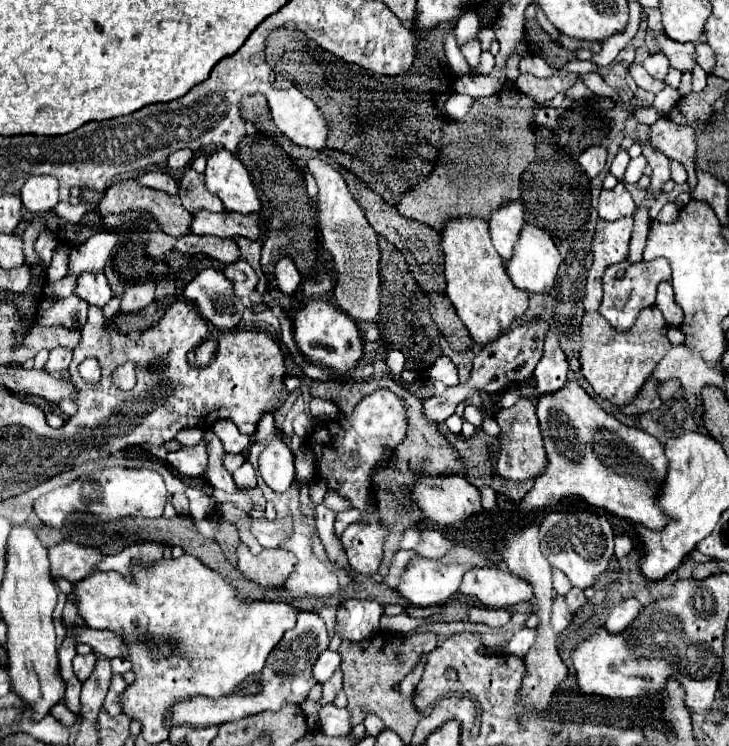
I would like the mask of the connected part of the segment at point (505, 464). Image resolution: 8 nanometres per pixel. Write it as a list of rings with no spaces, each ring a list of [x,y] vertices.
[[[520,398],[512,408],[500,410],[496,414],[496,422],[502,428],[502,436],[500,436],[502,452],[498,458],[498,474],[512,482],[524,482],[528,478],[538,478],[540,474],[544,474],[548,466],[548,458],[544,452],[544,440],[540,434],[534,404],[528,398]]]

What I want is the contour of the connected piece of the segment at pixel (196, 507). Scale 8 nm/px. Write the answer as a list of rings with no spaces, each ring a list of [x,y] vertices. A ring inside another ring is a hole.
[[[188,488],[186,490],[186,496],[190,500],[190,516],[194,520],[202,520],[206,518],[214,508],[216,508],[216,502],[212,496],[208,496],[206,492],[198,490],[198,488]]]

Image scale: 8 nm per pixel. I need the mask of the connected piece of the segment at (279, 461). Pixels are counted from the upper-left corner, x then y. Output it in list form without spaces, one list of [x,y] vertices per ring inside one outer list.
[[[278,432],[260,454],[260,476],[276,494],[290,488],[294,480],[294,454],[282,442],[282,432]]]

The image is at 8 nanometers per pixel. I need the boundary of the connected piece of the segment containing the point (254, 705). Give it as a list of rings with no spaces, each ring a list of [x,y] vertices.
[[[300,612],[296,626],[290,632],[284,632],[280,644],[270,652],[266,666],[262,672],[248,676],[234,692],[234,696],[220,698],[220,700],[208,700],[204,696],[194,696],[182,704],[176,704],[170,714],[172,726],[178,724],[192,724],[196,728],[224,724],[230,720],[240,720],[250,714],[258,714],[264,710],[280,710],[284,704],[302,704],[308,698],[308,692],[316,686],[316,680],[312,676],[312,664],[320,652],[328,648],[330,636],[326,630],[324,620],[318,616],[318,612]]]

